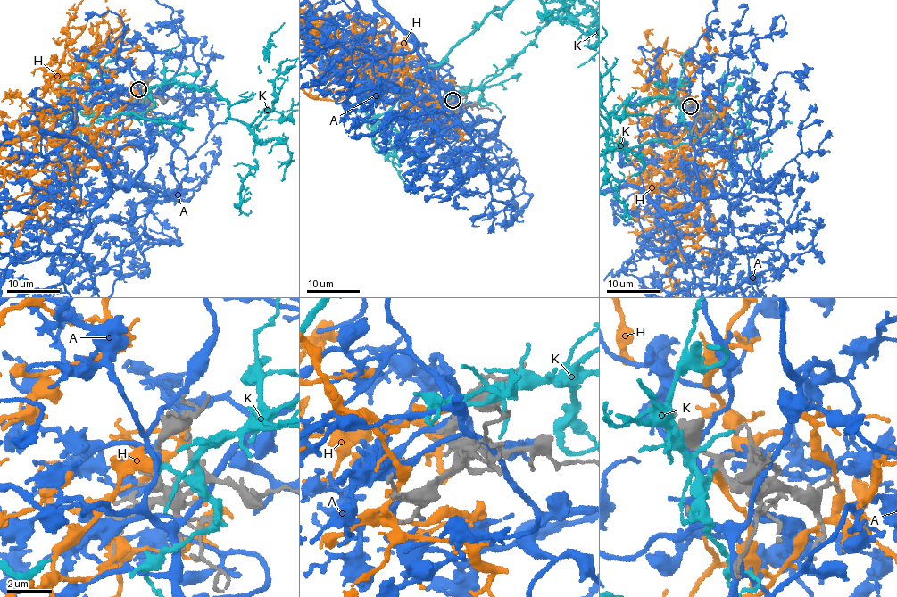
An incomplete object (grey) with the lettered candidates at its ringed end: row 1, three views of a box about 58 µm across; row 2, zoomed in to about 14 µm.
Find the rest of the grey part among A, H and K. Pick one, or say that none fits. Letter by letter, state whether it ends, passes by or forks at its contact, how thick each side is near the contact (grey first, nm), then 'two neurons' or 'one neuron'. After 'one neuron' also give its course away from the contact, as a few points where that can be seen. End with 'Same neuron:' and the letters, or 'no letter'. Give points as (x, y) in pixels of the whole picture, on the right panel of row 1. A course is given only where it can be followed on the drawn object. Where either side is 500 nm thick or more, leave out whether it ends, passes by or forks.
A: it forks; calibres 280 and 150 nm; two neurons
H: calibres 280 and 550 nm; two neurons
K: it ends; calibres 280 and 200 nm; two neurons
Same neuron: no letter

